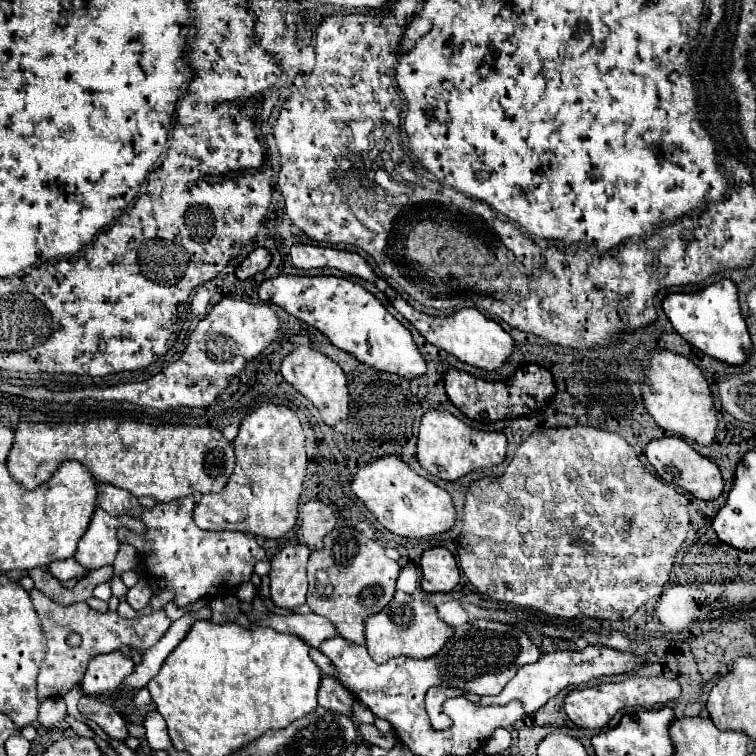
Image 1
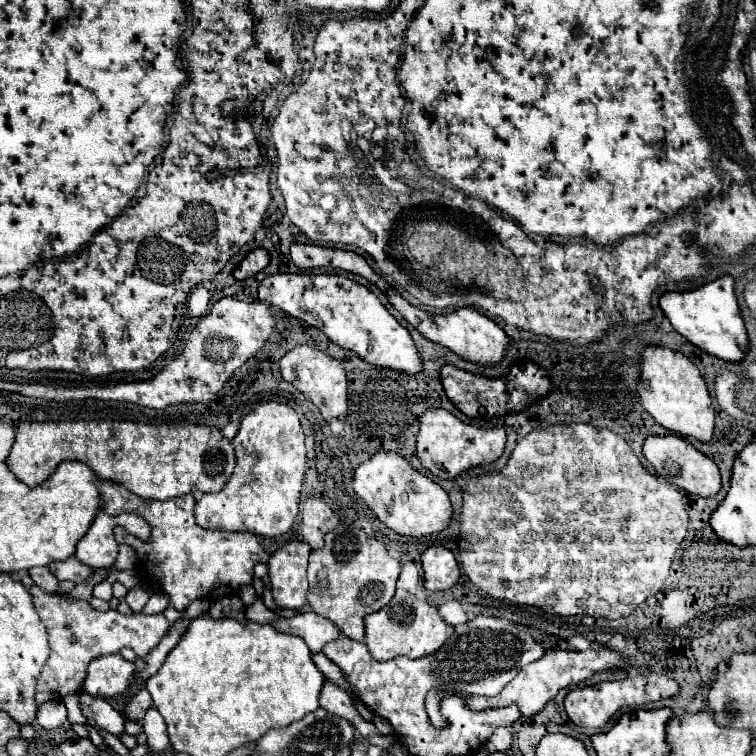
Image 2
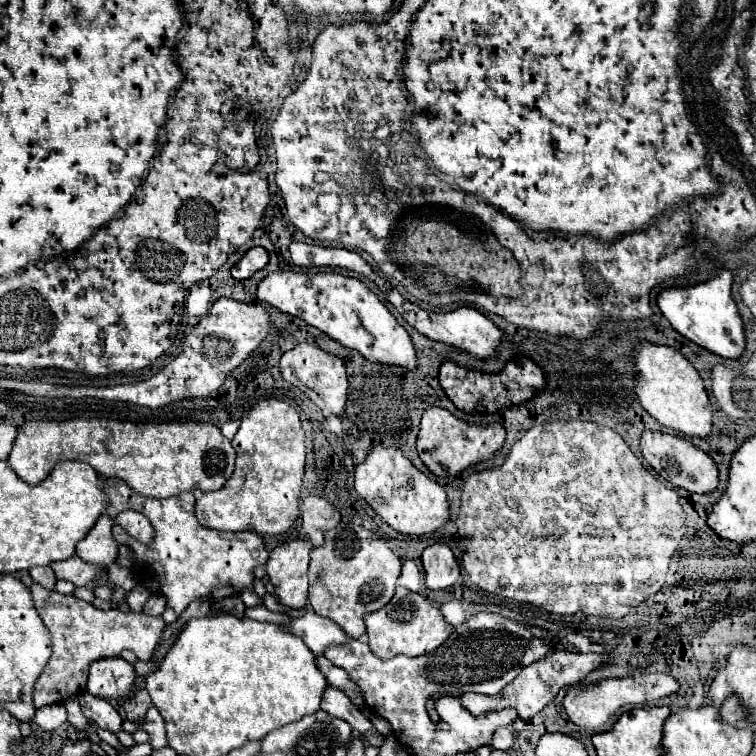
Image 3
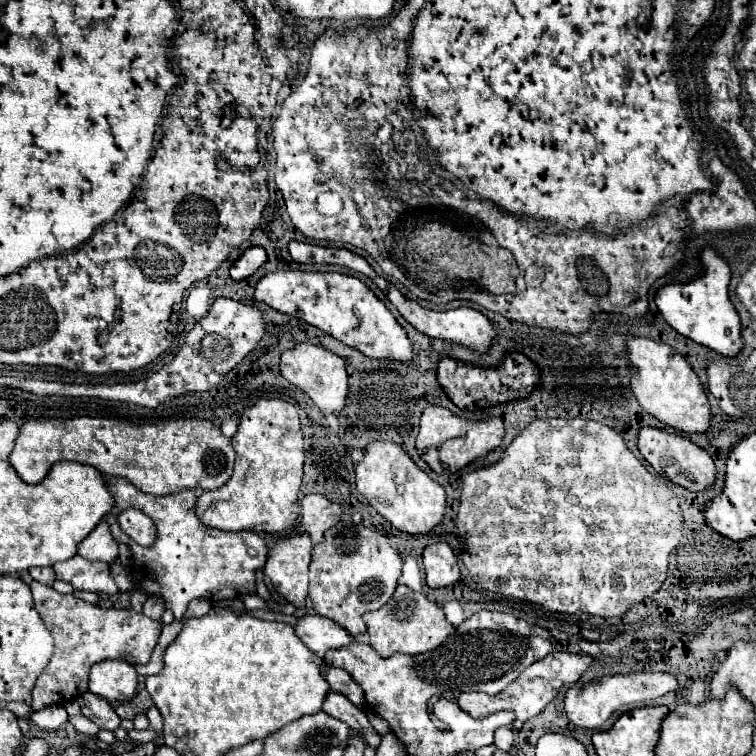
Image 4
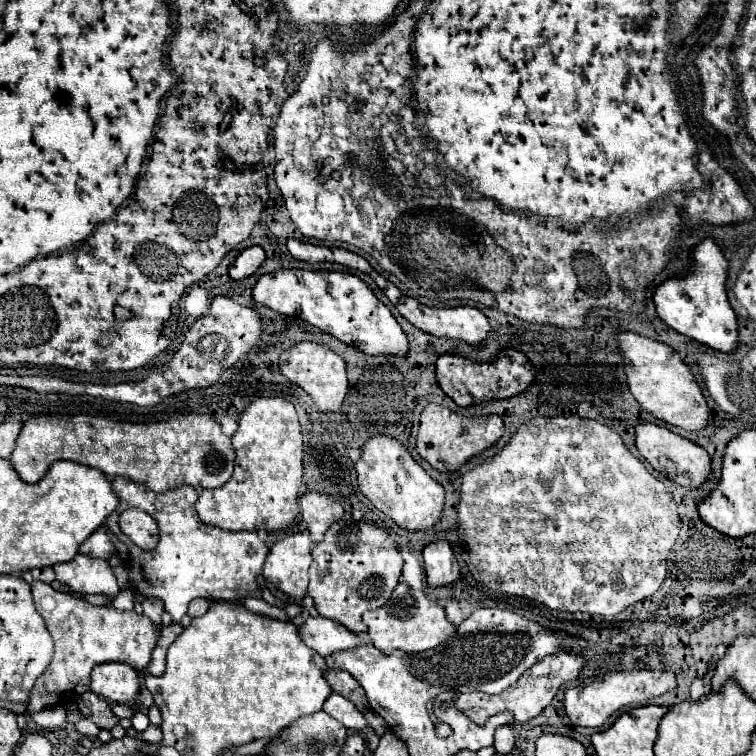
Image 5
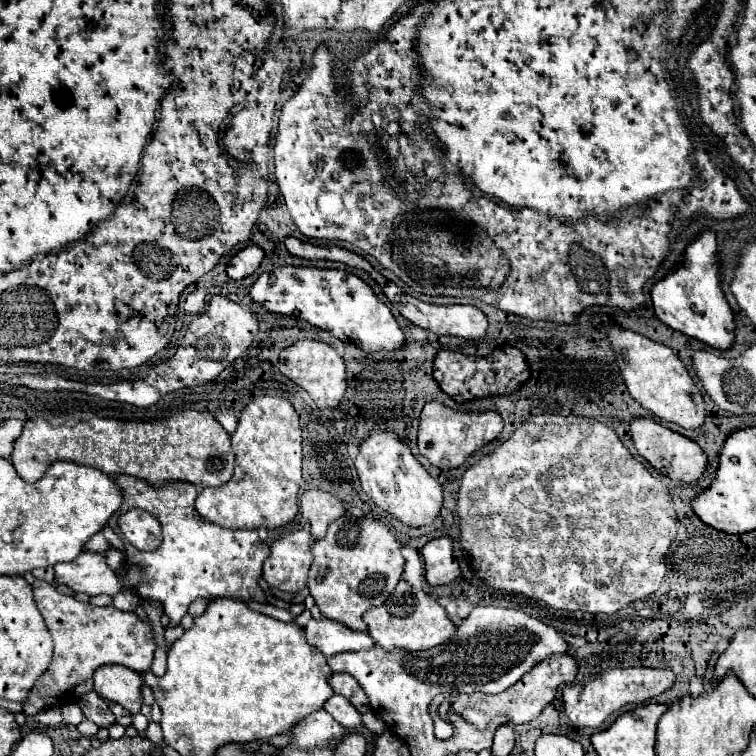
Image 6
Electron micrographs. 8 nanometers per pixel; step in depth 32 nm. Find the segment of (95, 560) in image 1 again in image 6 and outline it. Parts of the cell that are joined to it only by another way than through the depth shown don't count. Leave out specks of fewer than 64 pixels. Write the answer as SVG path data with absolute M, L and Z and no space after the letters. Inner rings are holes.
M96 534L96 536L92 536L92 540L88 540L88 544L84 548L86 550L92 550L92 552L104 554L108 550L108 540L102 534Z

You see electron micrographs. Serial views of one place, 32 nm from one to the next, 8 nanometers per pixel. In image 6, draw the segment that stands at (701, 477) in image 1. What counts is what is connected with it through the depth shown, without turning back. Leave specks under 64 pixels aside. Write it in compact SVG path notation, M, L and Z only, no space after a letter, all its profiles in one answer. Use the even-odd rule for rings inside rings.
M634 418L630 422L630 434L632 434L632 442L634 442L638 454L644 456L656 470L664 472L666 476L680 480L680 482L694 482L696 478L702 476L702 472L706 468L706 454L690 438L662 426L660 422L656 422L652 418Z

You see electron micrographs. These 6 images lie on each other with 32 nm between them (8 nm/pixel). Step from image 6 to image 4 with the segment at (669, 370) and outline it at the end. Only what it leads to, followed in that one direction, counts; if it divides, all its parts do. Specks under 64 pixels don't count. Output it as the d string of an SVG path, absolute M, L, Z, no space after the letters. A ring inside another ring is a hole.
M626 336L630 362L630 388L640 406L662 424L684 432L706 432L710 426L710 404L692 366L668 344L642 336Z

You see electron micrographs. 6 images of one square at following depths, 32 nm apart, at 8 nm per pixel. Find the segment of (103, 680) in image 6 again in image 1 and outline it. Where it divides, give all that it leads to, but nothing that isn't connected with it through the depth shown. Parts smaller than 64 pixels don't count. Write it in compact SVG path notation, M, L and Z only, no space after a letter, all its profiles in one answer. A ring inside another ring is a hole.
M122 652L96 656L90 660L82 680L82 690L88 696L110 696L124 688L126 676L134 670L134 662Z

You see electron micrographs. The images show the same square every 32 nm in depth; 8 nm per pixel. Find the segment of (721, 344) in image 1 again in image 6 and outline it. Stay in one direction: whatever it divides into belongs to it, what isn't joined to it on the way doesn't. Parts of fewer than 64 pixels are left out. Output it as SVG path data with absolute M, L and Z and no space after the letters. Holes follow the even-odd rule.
M704 228L686 246L682 264L670 270L662 280L658 280L652 286L650 298L656 316L664 324L704 344L726 350L734 340L734 314L720 288L720 276L714 264L714 254L716 254L716 234L710 228Z

